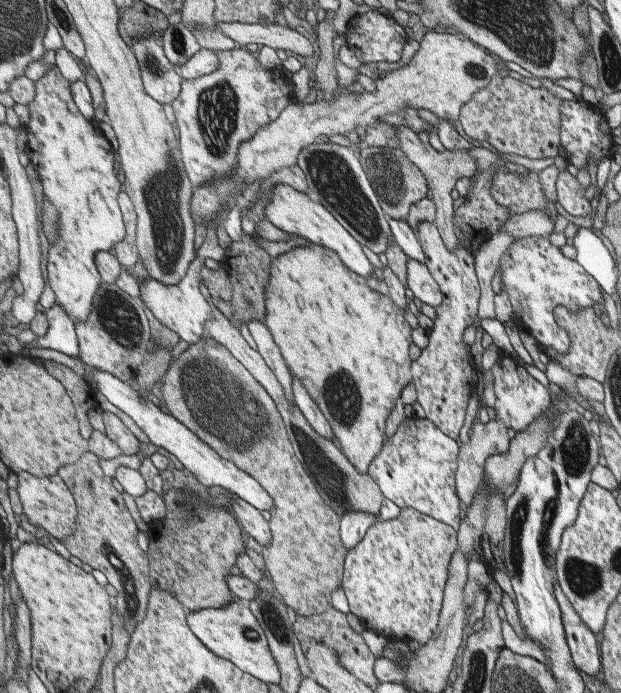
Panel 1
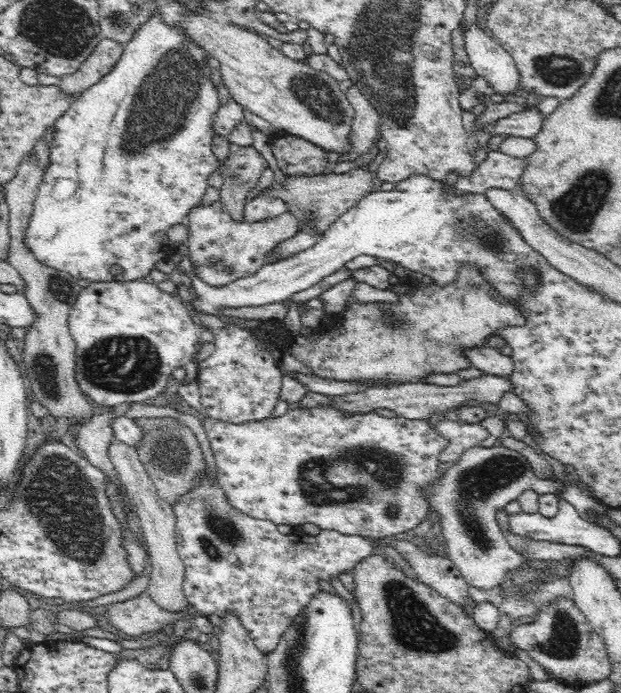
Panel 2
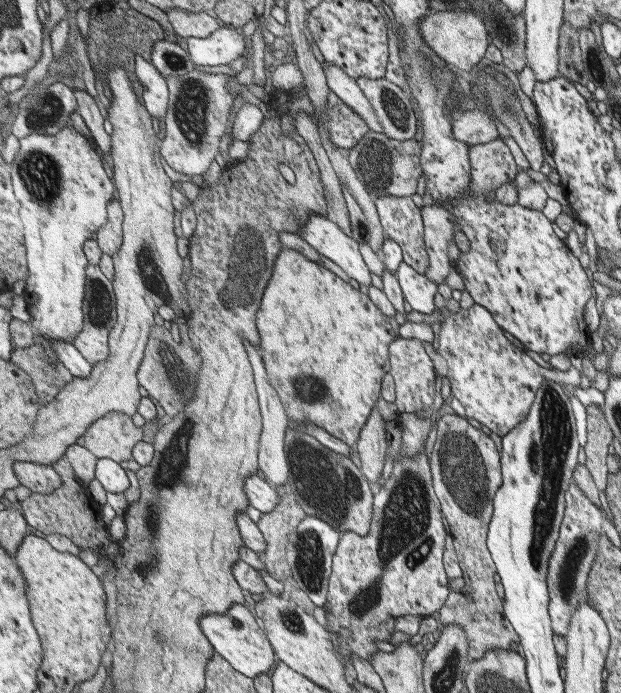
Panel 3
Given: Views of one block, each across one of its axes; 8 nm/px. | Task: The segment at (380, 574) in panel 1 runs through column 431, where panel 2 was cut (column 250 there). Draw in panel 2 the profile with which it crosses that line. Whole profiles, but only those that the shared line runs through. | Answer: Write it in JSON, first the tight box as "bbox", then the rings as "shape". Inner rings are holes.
{"bbox":[175,476,374,655],"shape":[[[209,476],[202,478],[200,486],[190,492],[194,496],[178,508],[178,518],[175,518],[178,556],[182,557],[183,572],[186,573],[182,590],[188,606],[204,615],[224,617],[226,614],[236,613],[238,617],[242,617],[242,623],[250,631],[256,647],[268,655],[278,648],[282,638],[288,637],[288,628],[322,590],[318,582],[343,572],[351,572],[354,566],[358,566],[358,562],[374,554],[374,546],[365,535],[346,536],[331,530],[324,530],[322,536],[298,536],[298,540],[294,540],[292,536],[280,534],[273,522],[250,518],[236,510],[221,487],[214,484],[205,486],[206,481],[210,481]]]}

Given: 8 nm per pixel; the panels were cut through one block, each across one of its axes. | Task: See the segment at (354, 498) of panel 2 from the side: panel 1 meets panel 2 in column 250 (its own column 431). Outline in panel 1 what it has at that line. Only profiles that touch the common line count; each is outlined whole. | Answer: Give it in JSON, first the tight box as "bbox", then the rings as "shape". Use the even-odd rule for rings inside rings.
{"bbox":[367,416,464,530],"shape":[[[411,416],[403,419],[396,431],[385,440],[383,449],[371,462],[367,475],[374,480],[385,500],[389,499],[399,508],[412,508],[426,514],[453,530],[458,530],[464,508],[455,495],[455,469],[457,468],[457,442],[443,434],[430,420]]]}

